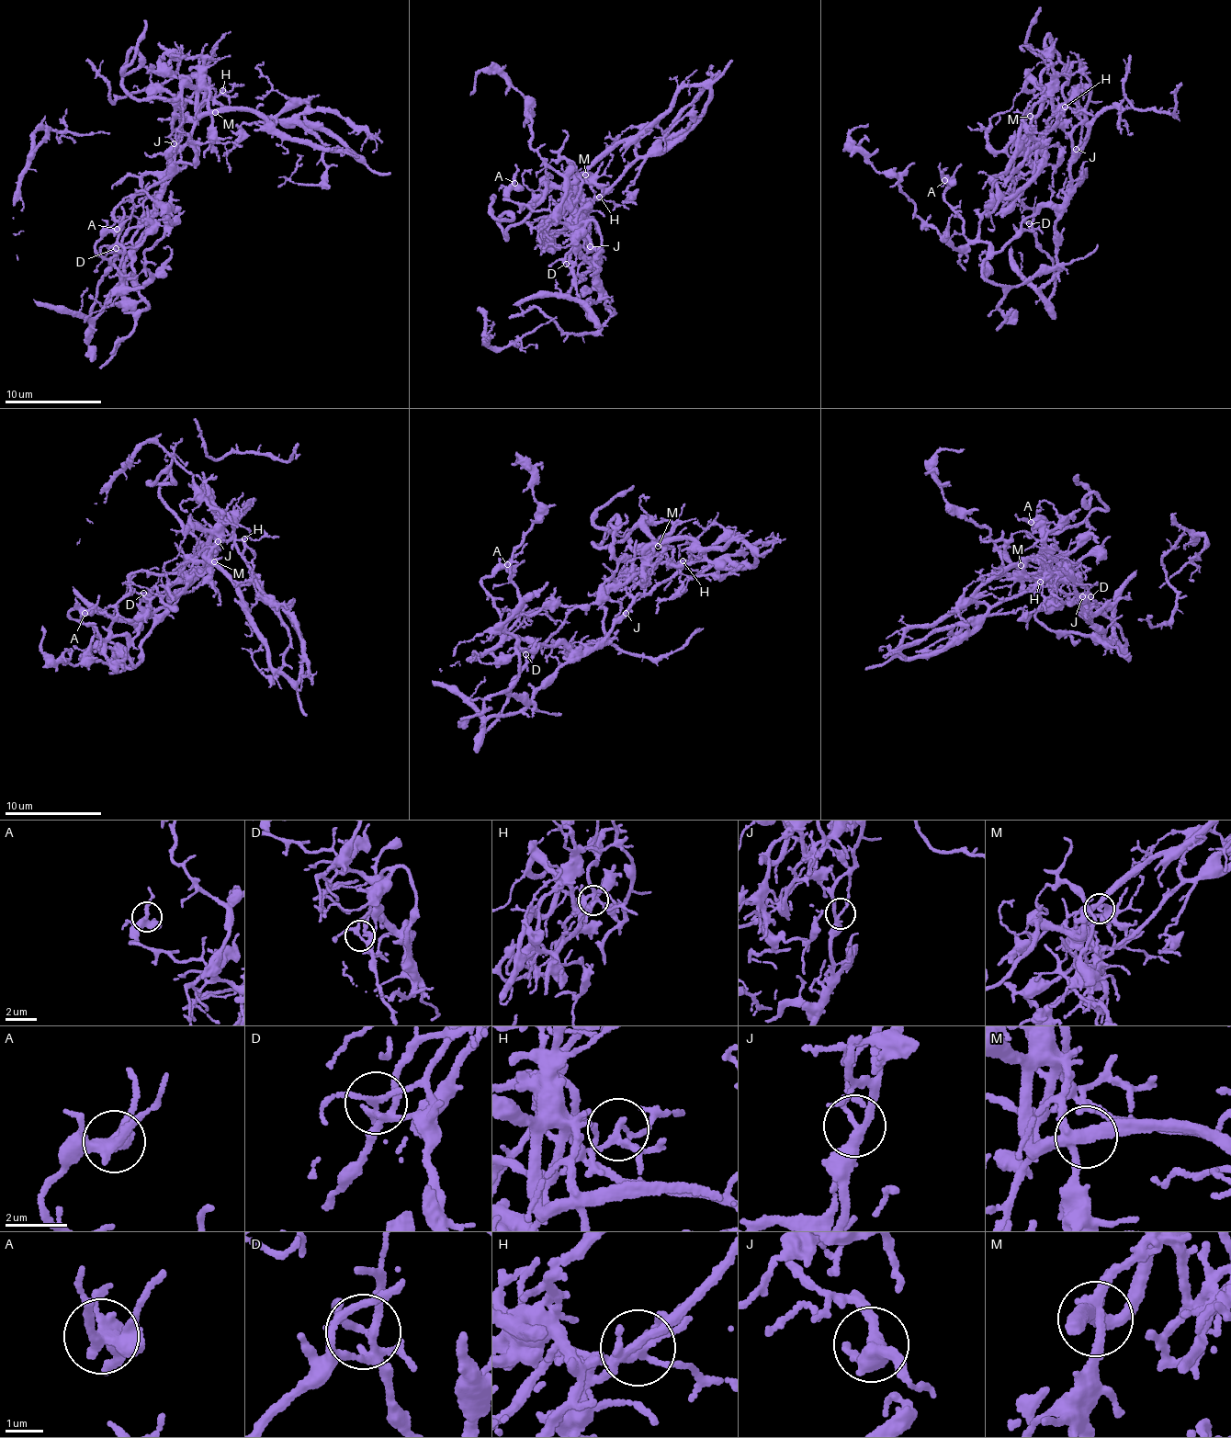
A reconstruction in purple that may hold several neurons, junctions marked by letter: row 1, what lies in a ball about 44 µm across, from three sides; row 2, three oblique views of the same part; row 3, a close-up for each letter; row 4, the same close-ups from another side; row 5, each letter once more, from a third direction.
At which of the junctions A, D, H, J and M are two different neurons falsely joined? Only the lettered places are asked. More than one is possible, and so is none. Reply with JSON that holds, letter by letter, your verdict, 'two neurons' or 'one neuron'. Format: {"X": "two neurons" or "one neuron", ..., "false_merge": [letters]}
{"A": "one neuron", "D": "two neurons", "H": "one neuron", "J": "two neurons", "M": "one neuron", "false_merge": ["D", "J"]}

